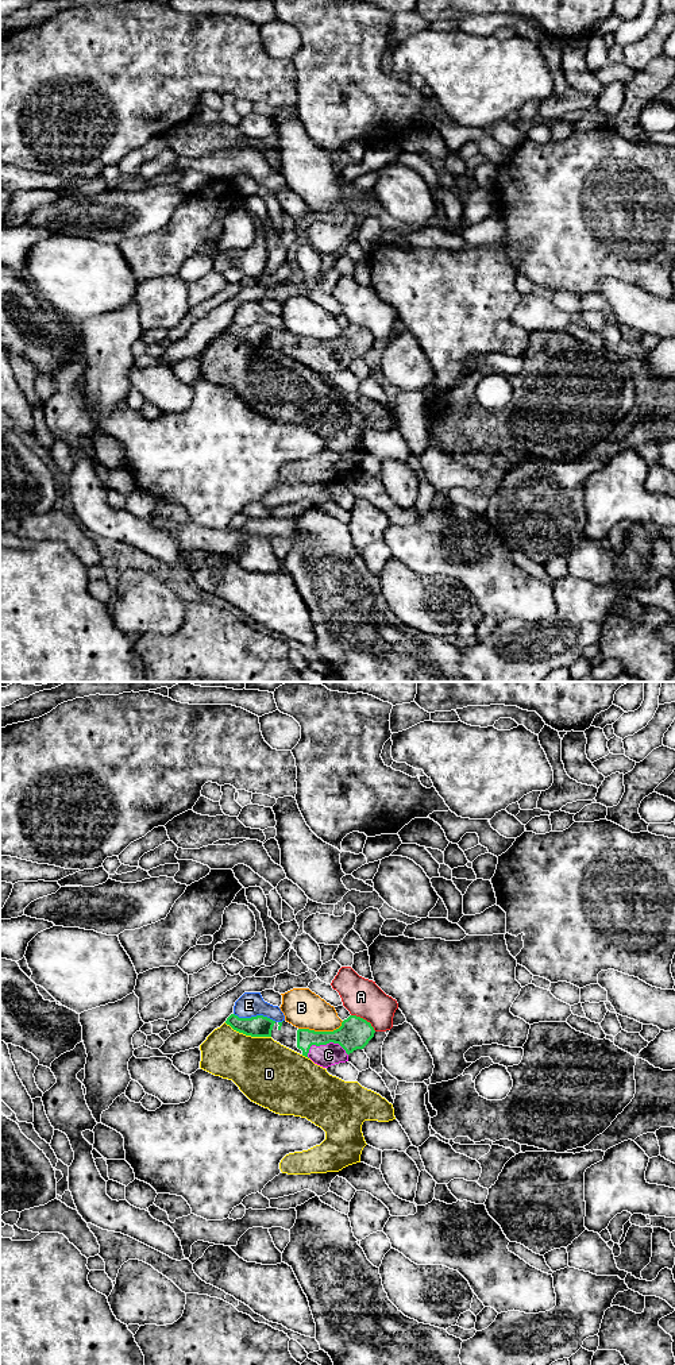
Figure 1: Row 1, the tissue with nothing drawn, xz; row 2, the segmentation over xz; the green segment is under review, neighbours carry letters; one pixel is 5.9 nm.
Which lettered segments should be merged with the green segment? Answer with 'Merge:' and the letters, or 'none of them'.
Merge: C

